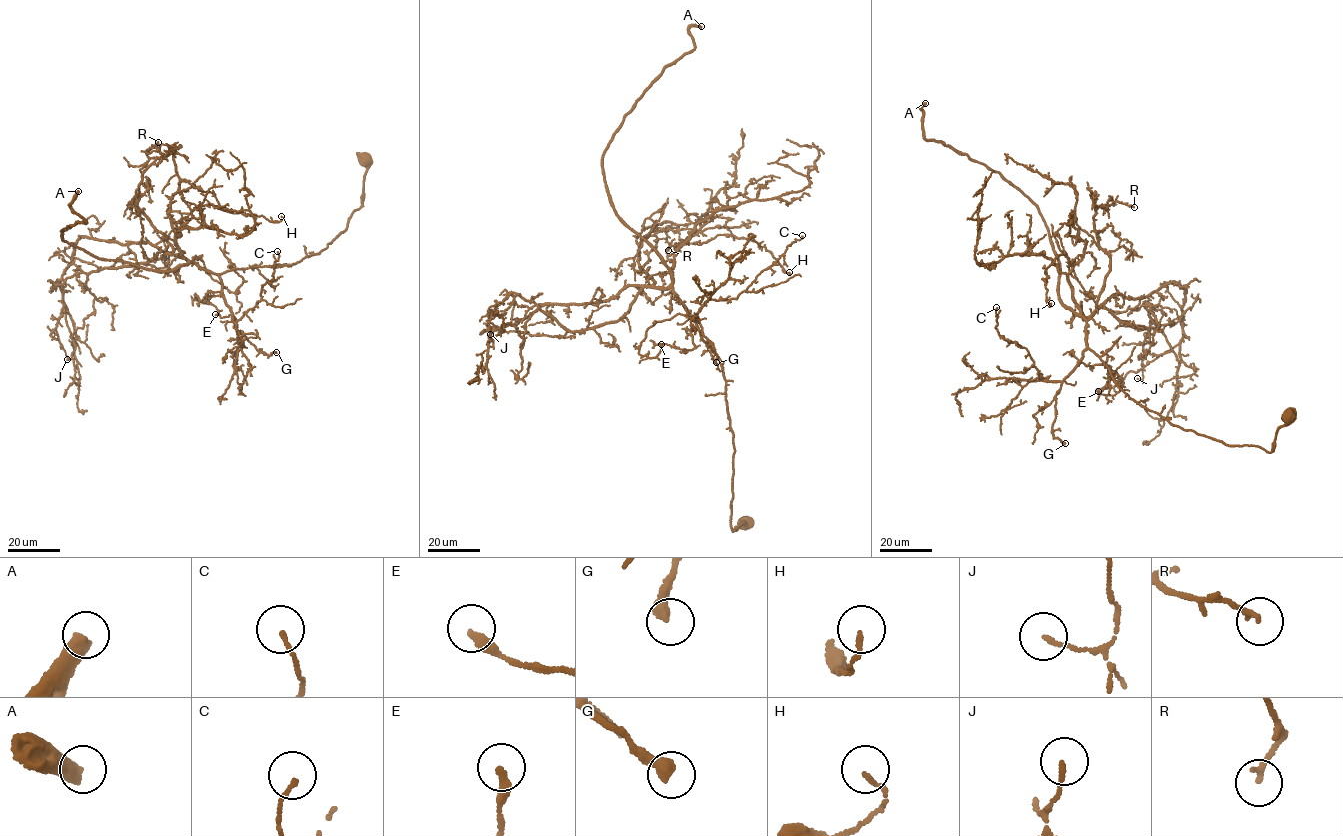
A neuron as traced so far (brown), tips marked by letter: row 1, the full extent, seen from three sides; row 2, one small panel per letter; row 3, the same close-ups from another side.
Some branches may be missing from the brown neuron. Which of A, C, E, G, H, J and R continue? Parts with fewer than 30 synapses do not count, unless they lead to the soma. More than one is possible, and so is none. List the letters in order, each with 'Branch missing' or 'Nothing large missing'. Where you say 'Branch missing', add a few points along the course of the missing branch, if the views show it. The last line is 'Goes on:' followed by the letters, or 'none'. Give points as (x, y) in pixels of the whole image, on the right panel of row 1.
A: Branch missing. Course of what is missing: (925, 103), (948, 115), (980, 164), (1069, 193), (1124, 147)
C: Nothing large missing
E: Nothing large missing
G: Nothing large missing
H: Nothing large missing
J: Nothing large missing
R: Nothing large missing
Goes on: A

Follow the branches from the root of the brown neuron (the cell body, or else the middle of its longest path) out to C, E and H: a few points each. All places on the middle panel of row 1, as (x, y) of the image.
C: (746, 522), (731, 529), (735, 448), (723, 369), (688, 312), (696, 315), (709, 299), (737, 298), (802, 235)
E: (746, 522), (731, 529), (735, 448), (720, 362), (689, 311), (648, 328), (639, 354), (653, 358), (661, 344)
H: (746, 522), (731, 529), (735, 448), (723, 369), (674, 294), (675, 246), (719, 234), (751, 239), (789, 272)

